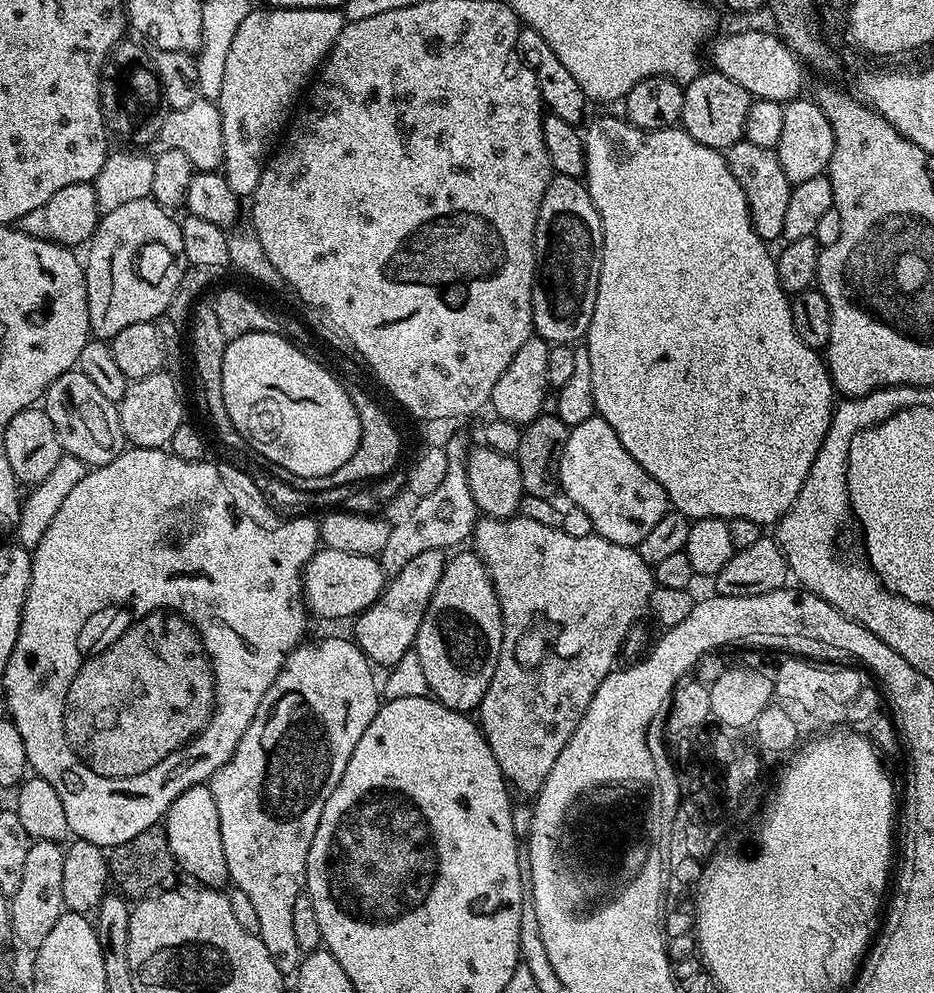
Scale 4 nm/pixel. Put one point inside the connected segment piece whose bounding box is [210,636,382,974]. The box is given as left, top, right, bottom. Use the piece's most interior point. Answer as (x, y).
(270, 794)

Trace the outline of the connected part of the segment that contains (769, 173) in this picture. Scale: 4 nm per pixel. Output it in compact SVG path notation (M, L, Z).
M741 142L727 149L726 159L748 199L748 213L752 216L754 230L765 242L779 241L784 234L786 206L790 203L793 184L786 178L775 151Z

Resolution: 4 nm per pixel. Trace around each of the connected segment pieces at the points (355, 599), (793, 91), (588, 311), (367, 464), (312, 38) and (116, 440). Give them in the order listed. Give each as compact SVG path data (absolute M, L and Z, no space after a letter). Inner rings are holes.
M324 546L313 554L310 562L306 562L302 577L302 600L313 617L344 620L347 616L355 618L365 612L383 594L385 587L386 573L377 557Z
M732 32L729 36L719 36L711 41L711 67L726 78L738 82L738 86L742 86L749 97L787 102L797 99L803 93L800 91L804 88L805 61L801 60L779 35L767 36L764 32Z
M553 175L552 180L546 186L546 194L542 198L540 209L534 221L534 279L532 281L532 326L535 335L548 341L549 345L575 345L577 342L583 341L585 337L587 337L590 318L594 314L594 298L598 294L598 282L600 281L600 250L603 247L604 227L600 224L600 215L588 193L587 183L585 183L583 179L575 176Z
M360 384L347 385L350 398L360 415L360 445L358 450L350 458L350 462L345 462L343 466L338 466L334 474L329 476L319 476L318 478L302 478L298 474L290 474L282 466L271 465L274 478L286 482L286 486L294 486L302 490L326 490L330 486L342 486L343 484L359 485L361 482L371 482L387 476L393 471L392 468L400 460L400 432L396 429L396 424L376 405L376 400Z
M261 6L257 12L256 9L249 11L242 26L238 26L238 34L234 34L234 42L230 42L230 54L226 54L226 71L222 73L222 94L218 101L222 118L222 146L224 147L222 175L236 196L251 197L252 191L258 186L258 178L262 178L264 165L268 163L270 153L277 147L293 115L298 97L302 90L309 87L324 57L334 46L338 34L342 34L346 23L346 17L342 13L340 8Z
M73 370L54 378L52 385L44 391L42 407L44 413L50 418L50 422L54 422L54 430L58 430L61 449L67 455L81 460L89 469L106 466L106 462L114 462L114 458L118 458L118 454L124 452L126 441L120 421L119 407L110 398L105 398L95 388L94 382L90 382L90 378L86 378L86 374L82 374L79 370Z

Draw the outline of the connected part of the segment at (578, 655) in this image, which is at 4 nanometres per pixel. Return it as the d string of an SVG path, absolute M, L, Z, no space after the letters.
M524 515L477 519L470 544L490 574L504 627L498 666L480 703L478 723L505 781L528 796L524 798L532 798L544 785L550 766L554 766L566 742L570 742L594 690L613 671L612 663L632 623L646 616L654 572L635 547L627 548L595 534L570 538L563 528L551 528Z

